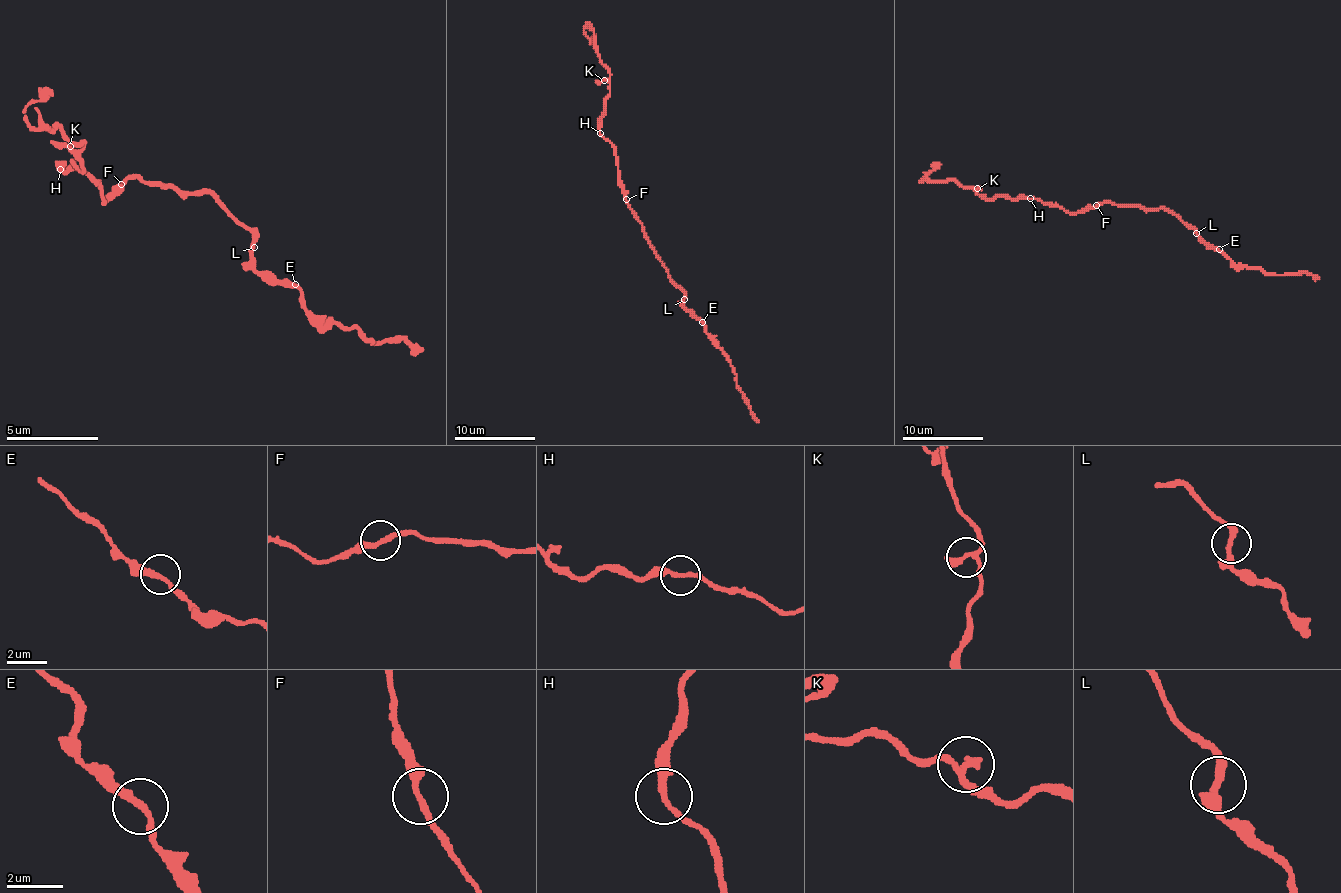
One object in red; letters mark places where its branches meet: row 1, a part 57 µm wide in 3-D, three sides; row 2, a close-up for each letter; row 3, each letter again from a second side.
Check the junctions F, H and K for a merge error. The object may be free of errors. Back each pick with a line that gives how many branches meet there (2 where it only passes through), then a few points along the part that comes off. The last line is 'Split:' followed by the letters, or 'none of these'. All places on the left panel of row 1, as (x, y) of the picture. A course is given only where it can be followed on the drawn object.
F: 2 | (120, 182), (208, 192), (254, 238), (254, 265), (286, 279), (318, 320), (350, 325), (373, 343), (424, 348)
Split: F

